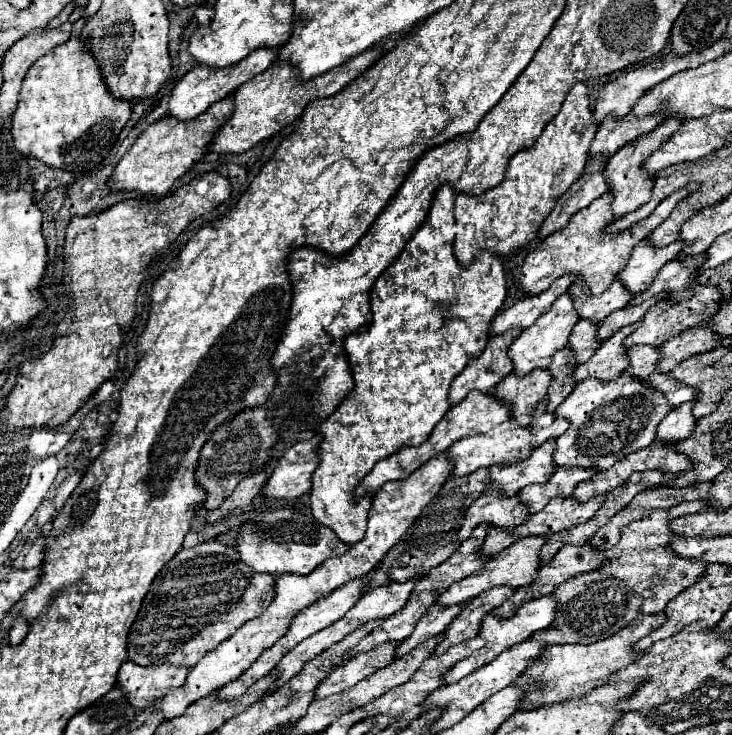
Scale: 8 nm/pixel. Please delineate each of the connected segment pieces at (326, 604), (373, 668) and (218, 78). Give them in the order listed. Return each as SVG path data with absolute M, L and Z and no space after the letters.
M369 574L363 576L363 578L351 580L351 582L339 586L339 590L335 590L335 594L331 594L331 598L323 598L323 602L315 602L315 606L309 606L309 608L303 610L297 618L293 618L291 630L289 630L275 646L271 646L271 650L265 650L265 652L259 656L259 660L255 660L253 666L251 666L241 678L237 678L235 682L231 682L231 684L227 684L227 686L221 688L221 690L223 690L223 700L233 700L233 698L243 696L243 694L249 690L249 686L253 686L259 678L263 678L267 672L271 672L271 670L277 666L277 662L279 662L289 650L293 650L301 640L309 638L309 636L315 634L317 630L323 630L325 626L331 626L333 622L337 622L339 618L343 618L343 616L347 614L347 610L351 610L351 608L357 604L357 600L365 594L363 590L369 586L369 582L371 582L371 576L369 576Z
M385 642L369 652L361 652L357 656L353 656L351 660L347 660L345 664L341 664L339 668L335 668L315 690L315 698L327 698L331 694L343 692L351 686L355 686L359 680L375 674L377 670L385 668L387 664L391 664L395 660L395 652L399 648L401 642Z
M259 48L255 52L251 52L247 58L243 58L241 62L227 66L227 68L211 68L211 66L195 66L191 72L187 72L177 86L171 92L169 98L169 116L175 116L179 120L191 120L199 114L203 114L211 104L227 98L231 92L235 92L243 82L251 80L253 76L257 76L259 72L265 72L273 60L277 60L279 48Z

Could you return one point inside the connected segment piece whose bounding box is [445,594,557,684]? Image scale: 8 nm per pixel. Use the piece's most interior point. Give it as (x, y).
(502, 633)

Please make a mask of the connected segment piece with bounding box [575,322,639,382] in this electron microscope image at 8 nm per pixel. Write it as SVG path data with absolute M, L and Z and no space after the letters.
M637 324L625 326L623 330L619 330L617 334L613 334L609 340L603 342L603 346L591 356L591 360L587 360L585 364L579 364L575 370L575 380L581 382L585 378L597 376L597 378L617 378L623 368L629 366L629 358L627 358L627 348L623 344L623 340L633 334L639 328Z

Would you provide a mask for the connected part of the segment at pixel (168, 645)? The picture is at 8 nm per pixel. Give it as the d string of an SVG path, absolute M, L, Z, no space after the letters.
M203 542L195 548L181 550L153 580L143 600L137 620L129 632L129 660L139 666L177 664L193 668L207 652L215 650L223 640L235 634L245 622L263 614L275 598L275 576L259 574L241 562L239 554L221 542Z

